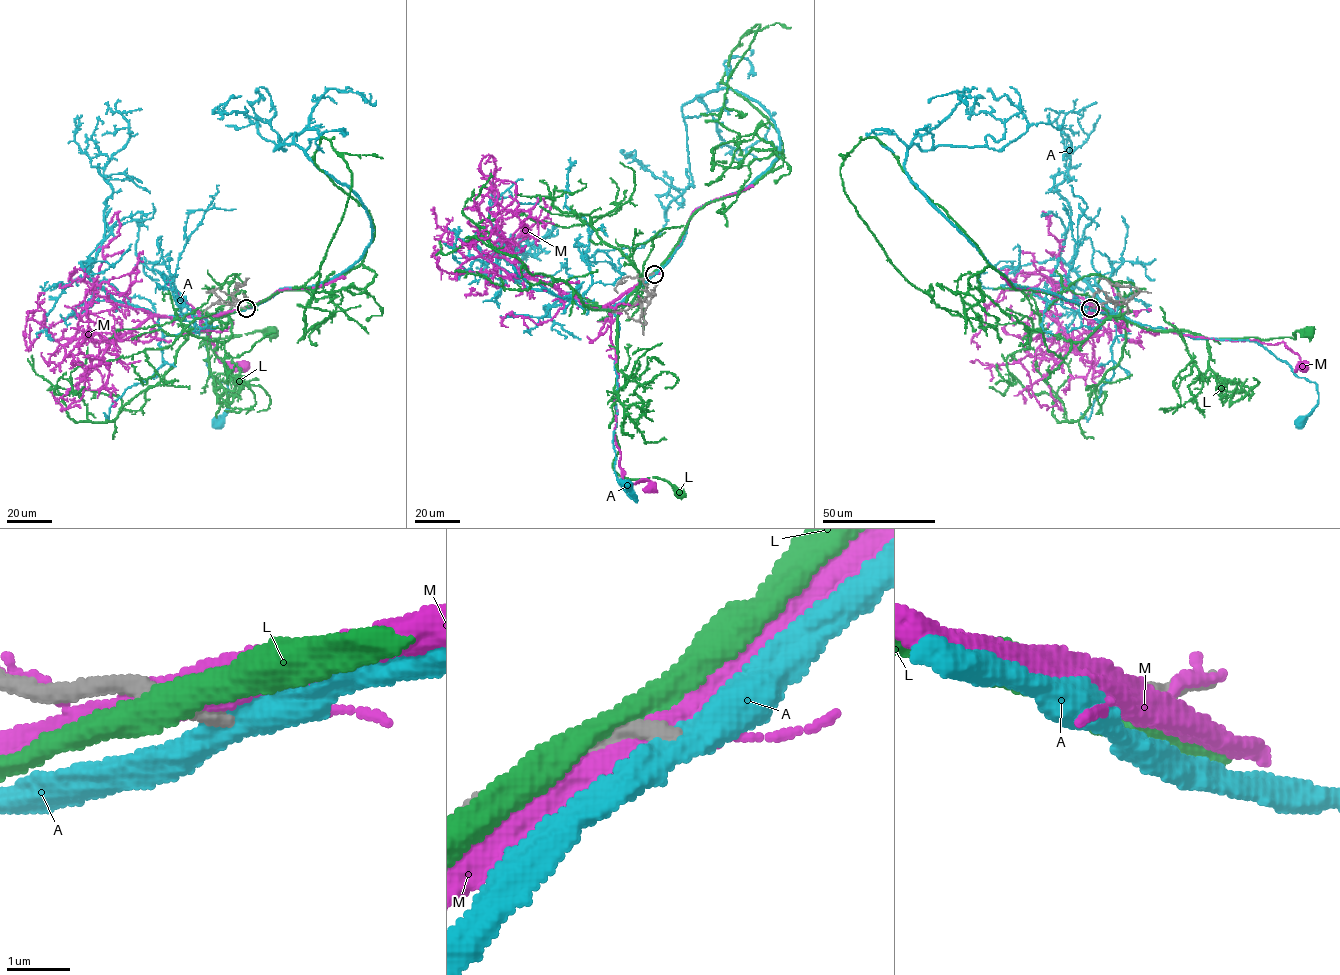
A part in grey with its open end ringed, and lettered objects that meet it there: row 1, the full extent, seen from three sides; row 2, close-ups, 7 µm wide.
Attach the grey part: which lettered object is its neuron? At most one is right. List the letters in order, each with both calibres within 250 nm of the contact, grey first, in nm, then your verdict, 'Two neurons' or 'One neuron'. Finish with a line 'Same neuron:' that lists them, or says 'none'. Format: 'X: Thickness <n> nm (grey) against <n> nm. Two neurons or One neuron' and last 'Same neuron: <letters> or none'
A: Thickness 280 nm (grey) against 440 nm. Two neurons
L: Thickness 360 nm (grey) against 420 nm. Two neurons
M: Thickness 360 nm (grey) against 550 nm. Two neurons
Same neuron: none

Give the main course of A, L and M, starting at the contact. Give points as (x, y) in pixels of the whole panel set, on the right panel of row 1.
A: (1090, 308), (1196, 339), (1255, 341), (1285, 361), (1298, 377), (1316, 384), (1317, 404), (1300, 422)
L: (1090, 307), (1122, 317), (1145, 328), (1188, 330), (1214, 338), (1295, 338), (1295, 331), (1308, 331)
M: (1090, 307), (1152, 330), (1268, 344), (1282, 342), (1299, 356), (1296, 368), (1304, 368)

